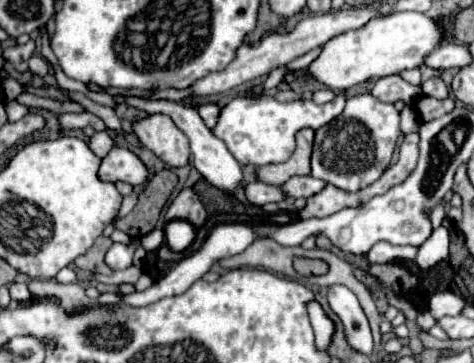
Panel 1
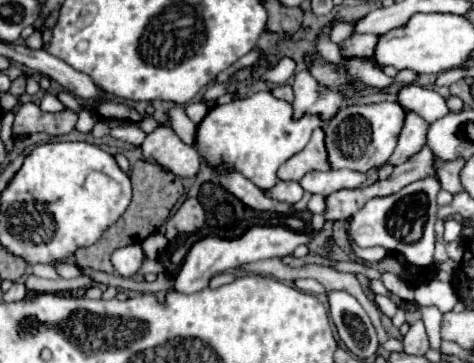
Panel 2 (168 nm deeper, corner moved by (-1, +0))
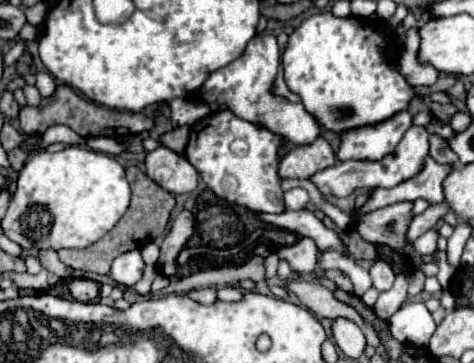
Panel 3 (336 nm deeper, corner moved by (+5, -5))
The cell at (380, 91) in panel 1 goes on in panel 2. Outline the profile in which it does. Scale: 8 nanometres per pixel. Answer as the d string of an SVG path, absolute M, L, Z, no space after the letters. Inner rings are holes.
M410 84L410 86L404 86L400 92L398 92L398 102L406 108L406 110L412 110L416 114L420 114L428 124L444 118L448 114L448 106L446 106L446 100L434 92L434 90L426 90L418 84Z

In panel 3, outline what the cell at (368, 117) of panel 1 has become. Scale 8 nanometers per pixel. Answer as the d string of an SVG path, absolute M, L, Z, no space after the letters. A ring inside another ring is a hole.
M400 111L382 123L346 129L340 133L340 147L336 157L338 161L380 161L394 151L410 127L410 113Z

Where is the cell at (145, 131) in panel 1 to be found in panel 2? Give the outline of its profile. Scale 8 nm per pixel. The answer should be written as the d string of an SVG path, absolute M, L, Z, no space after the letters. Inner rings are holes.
M160 126L150 132L140 148L148 162L158 164L180 178L192 178L200 170L202 158L198 150L194 146L186 146L168 126Z

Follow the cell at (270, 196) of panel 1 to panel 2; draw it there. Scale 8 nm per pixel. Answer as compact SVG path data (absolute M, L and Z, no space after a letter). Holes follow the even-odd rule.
M278 182L272 190L268 190L268 196L288 204L296 204L304 196L304 188L300 188L298 182Z

